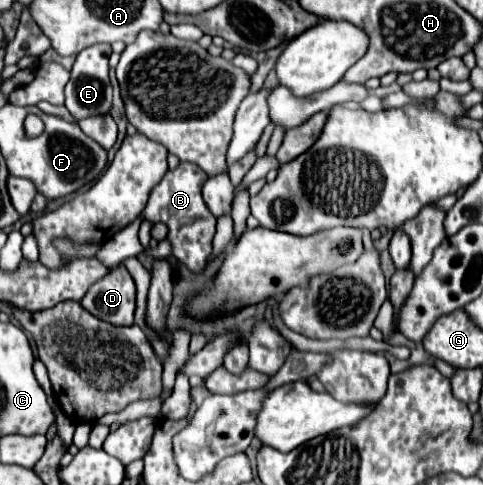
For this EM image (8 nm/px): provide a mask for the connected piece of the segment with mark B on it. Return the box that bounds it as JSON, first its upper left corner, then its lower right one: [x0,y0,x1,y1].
[141,162,215,272]

